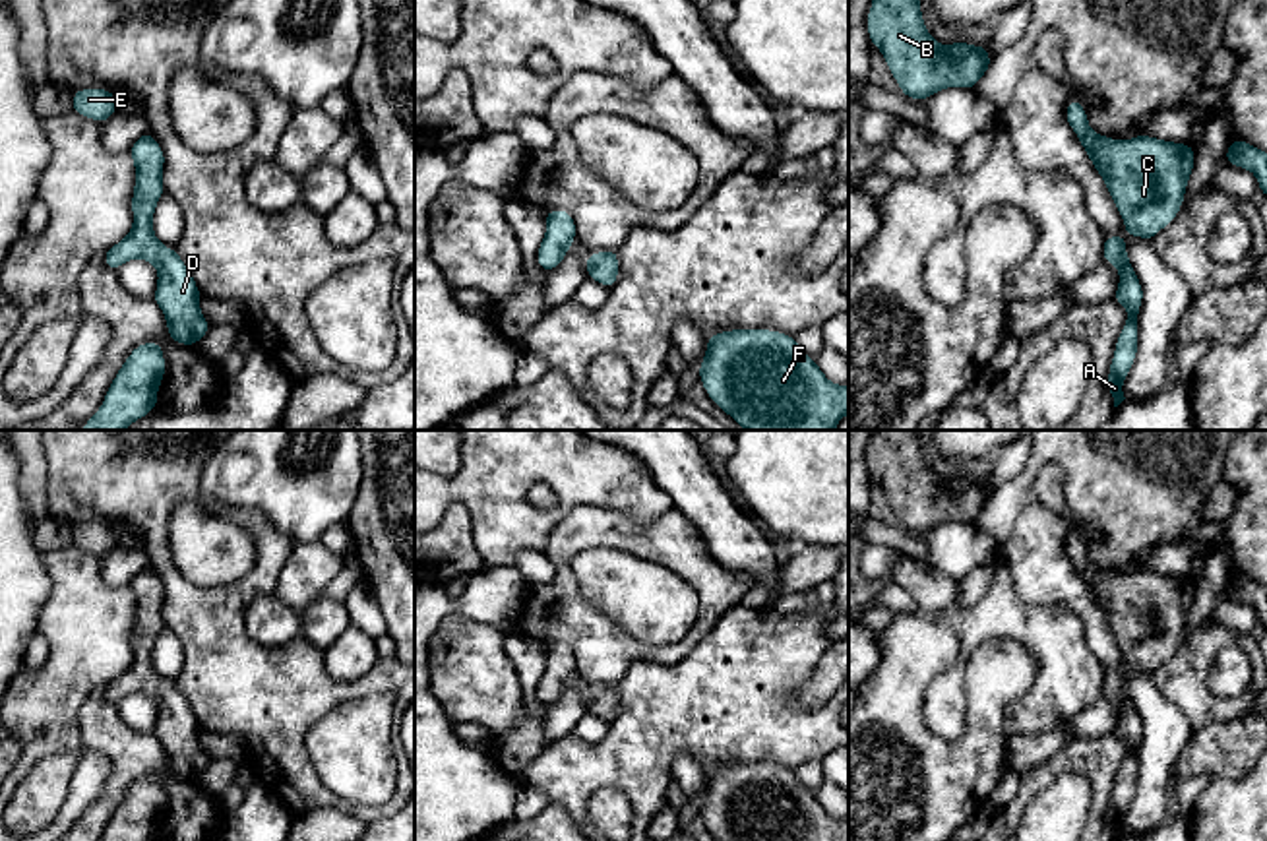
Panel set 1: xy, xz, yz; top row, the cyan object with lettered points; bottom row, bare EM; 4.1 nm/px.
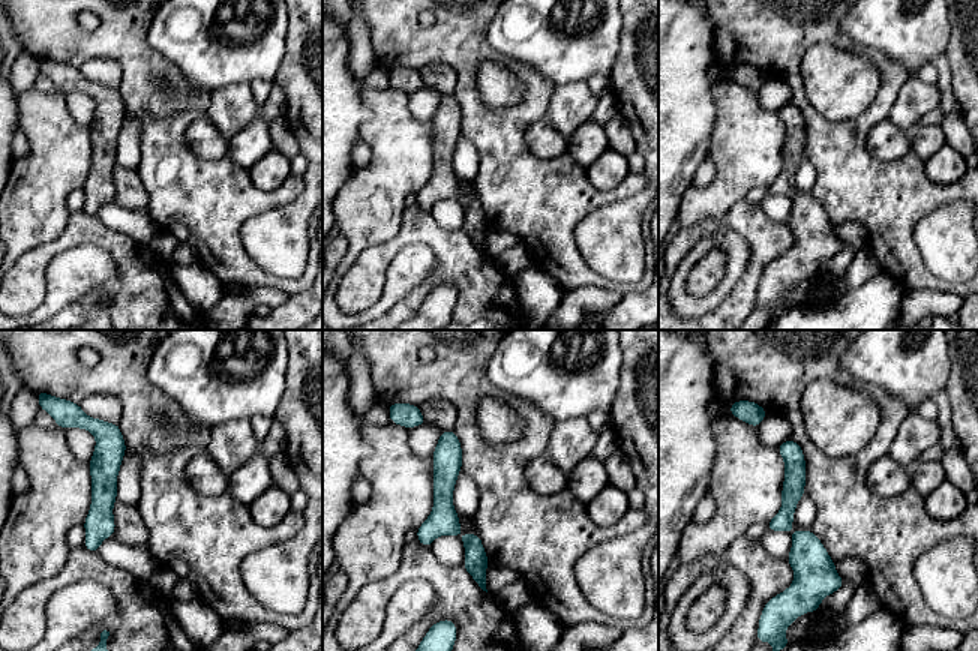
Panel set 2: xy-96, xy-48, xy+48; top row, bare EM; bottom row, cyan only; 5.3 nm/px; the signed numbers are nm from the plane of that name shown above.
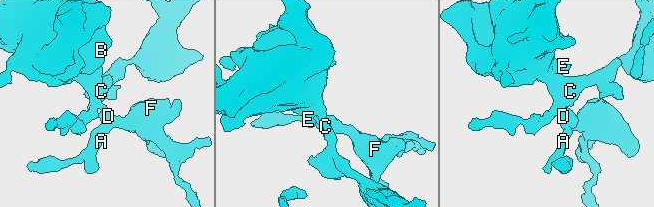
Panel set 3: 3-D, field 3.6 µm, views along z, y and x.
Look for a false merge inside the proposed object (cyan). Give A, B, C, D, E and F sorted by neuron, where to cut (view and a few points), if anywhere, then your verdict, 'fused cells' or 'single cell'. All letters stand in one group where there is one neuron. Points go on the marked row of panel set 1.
groups A B C D E F; cut none; single cell

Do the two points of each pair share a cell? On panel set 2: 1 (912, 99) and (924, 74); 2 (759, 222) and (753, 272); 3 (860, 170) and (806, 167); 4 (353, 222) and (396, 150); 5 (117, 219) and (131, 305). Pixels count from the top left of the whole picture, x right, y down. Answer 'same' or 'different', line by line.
1: different
2: same
3: different
4: same
5: different

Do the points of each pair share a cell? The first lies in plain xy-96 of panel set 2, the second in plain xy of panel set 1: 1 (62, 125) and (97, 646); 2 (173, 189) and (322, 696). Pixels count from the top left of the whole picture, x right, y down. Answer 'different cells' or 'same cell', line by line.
1: same cell
2: same cell

